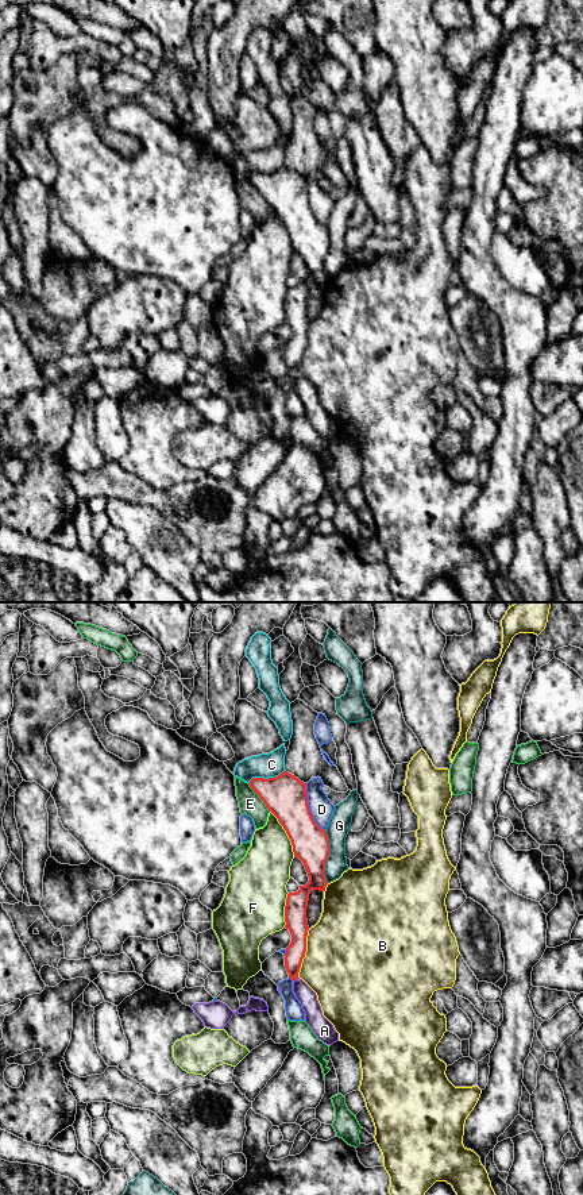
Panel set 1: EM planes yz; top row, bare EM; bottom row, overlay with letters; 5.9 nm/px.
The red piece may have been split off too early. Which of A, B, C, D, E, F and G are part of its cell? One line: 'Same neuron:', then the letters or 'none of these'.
Same neuron: A

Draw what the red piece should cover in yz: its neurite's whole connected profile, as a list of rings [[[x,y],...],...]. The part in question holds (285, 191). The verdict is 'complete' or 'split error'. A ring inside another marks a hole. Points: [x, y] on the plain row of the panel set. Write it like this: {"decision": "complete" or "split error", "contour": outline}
{"decision": "split error", "contour": [[[283,166],[275,173],[252,173],[248,180],[286,225],[294,251],[304,258],[309,271],[305,281],[300,281],[296,288],[289,288],[286,293],[285,323],[292,329],[292,338],[286,343],[285,362],[293,375],[293,388],[305,406],[305,417],[318,435],[332,440],[339,436],[339,428],[323,410],[316,388],[298,373],[306,347],[309,289],[312,285],[325,286],[328,280],[324,266],[331,247],[329,234],[327,225],[321,224],[312,212],[306,178]]]}

